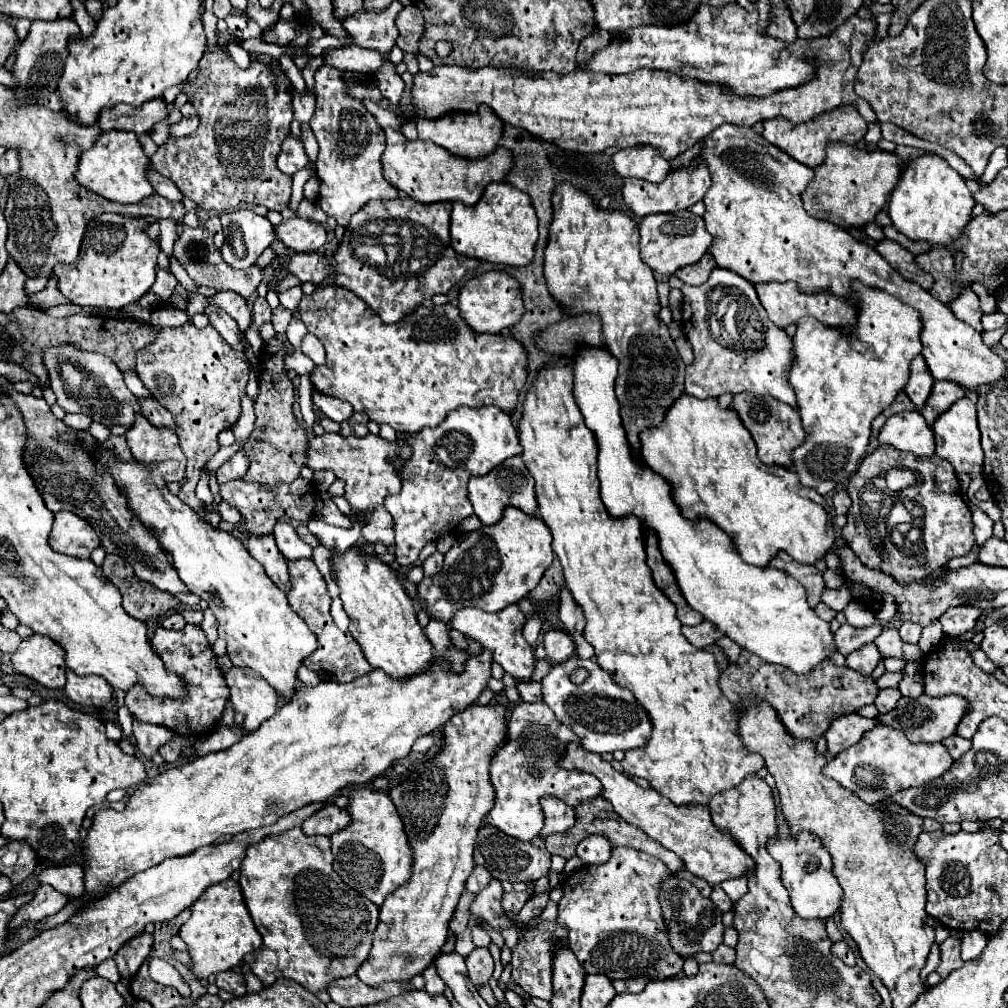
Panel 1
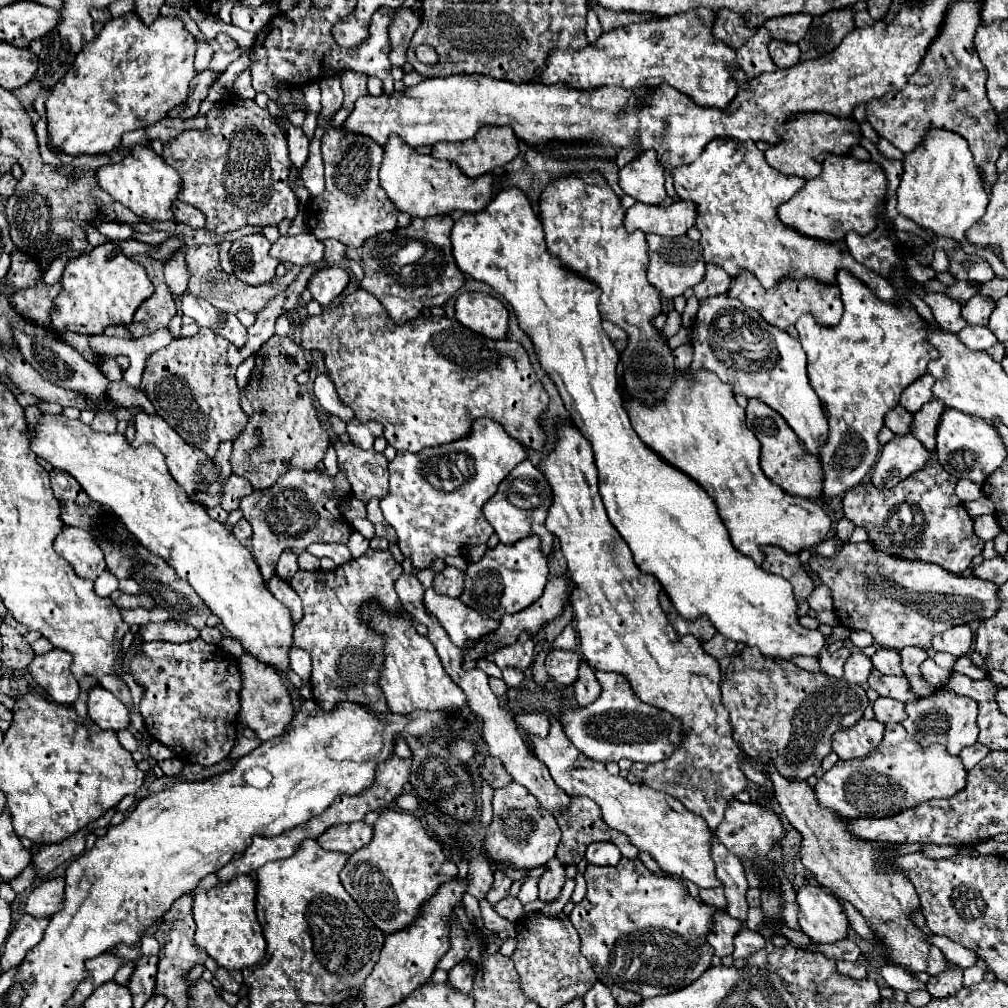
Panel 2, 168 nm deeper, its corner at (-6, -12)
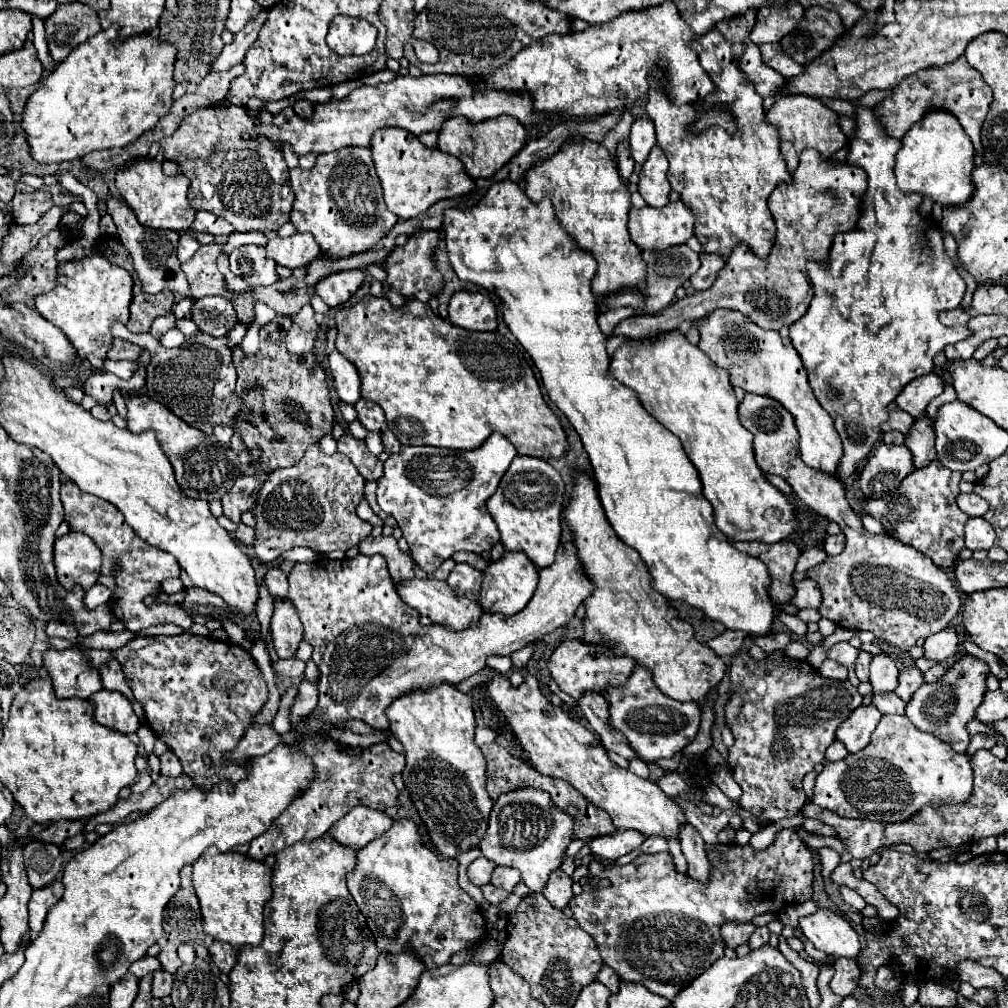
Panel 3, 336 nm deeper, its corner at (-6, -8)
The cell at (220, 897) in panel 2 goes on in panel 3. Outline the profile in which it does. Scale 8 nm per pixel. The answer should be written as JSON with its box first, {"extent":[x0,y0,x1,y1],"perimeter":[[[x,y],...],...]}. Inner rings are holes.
{"extent":[193,848,271,948],"perimeter":[[[207,848],[193,864],[193,886],[199,898],[203,932],[235,948],[263,942],[263,906],[271,898],[271,868],[237,852]]]}

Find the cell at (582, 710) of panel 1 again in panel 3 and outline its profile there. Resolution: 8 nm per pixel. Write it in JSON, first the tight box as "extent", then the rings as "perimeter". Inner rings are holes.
{"extent":[607,666,699,762],"perimeter":[[[635,666],[631,676],[621,686],[611,686],[607,690],[609,698],[609,726],[621,732],[627,744],[635,750],[635,754],[645,760],[653,762],[659,758],[671,758],[687,744],[691,744],[699,730],[699,706],[691,702],[679,702],[665,696],[653,682],[649,670],[643,666]]]}

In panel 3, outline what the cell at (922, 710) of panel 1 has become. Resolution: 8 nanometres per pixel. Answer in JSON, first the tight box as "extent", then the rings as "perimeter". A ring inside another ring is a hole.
{"extent":[905,656,989,752],"perimeter":[[[963,656],[959,662],[953,664],[953,668],[935,684],[923,684],[907,702],[905,716],[913,722],[913,726],[921,732],[929,732],[939,736],[943,742],[951,744],[955,752],[965,752],[969,746],[969,732],[967,724],[973,720],[973,710],[979,708],[983,702],[983,694],[987,690],[985,676],[989,674],[989,666],[975,658],[975,656]]]}

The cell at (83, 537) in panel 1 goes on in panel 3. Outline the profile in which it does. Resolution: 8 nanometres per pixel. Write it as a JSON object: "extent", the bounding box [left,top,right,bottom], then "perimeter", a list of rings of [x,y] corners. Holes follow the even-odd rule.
{"extent":[55,532,101,590],"perimeter":[[[67,532],[55,540],[55,568],[59,582],[67,590],[71,590],[73,584],[89,590],[99,576],[101,550],[87,534]]]}

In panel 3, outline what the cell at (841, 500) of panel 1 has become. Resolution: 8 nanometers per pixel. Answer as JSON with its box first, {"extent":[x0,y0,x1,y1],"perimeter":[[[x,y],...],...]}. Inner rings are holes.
{"extent":[823,534,845,556],"perimeter":[[[833,534],[833,536],[827,536],[823,540],[823,550],[829,554],[829,556],[837,556],[841,554],[845,548],[845,536],[843,534]]]}

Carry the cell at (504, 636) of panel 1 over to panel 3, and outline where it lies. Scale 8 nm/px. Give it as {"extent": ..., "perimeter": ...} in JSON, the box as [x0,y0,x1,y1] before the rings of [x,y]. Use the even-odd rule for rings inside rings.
{"extent":[397,578,483,632],"perimeter":[[[413,578],[413,580],[401,582],[397,586],[397,592],[399,592],[399,596],[403,596],[403,602],[407,602],[407,606],[413,606],[419,614],[427,616],[431,622],[441,624],[441,626],[445,626],[449,630],[455,630],[455,632],[461,632],[461,630],[467,630],[467,628],[475,626],[479,622],[481,614],[483,614],[479,602],[457,596],[449,588],[449,584],[443,582],[443,580],[435,580],[435,578]]]}

